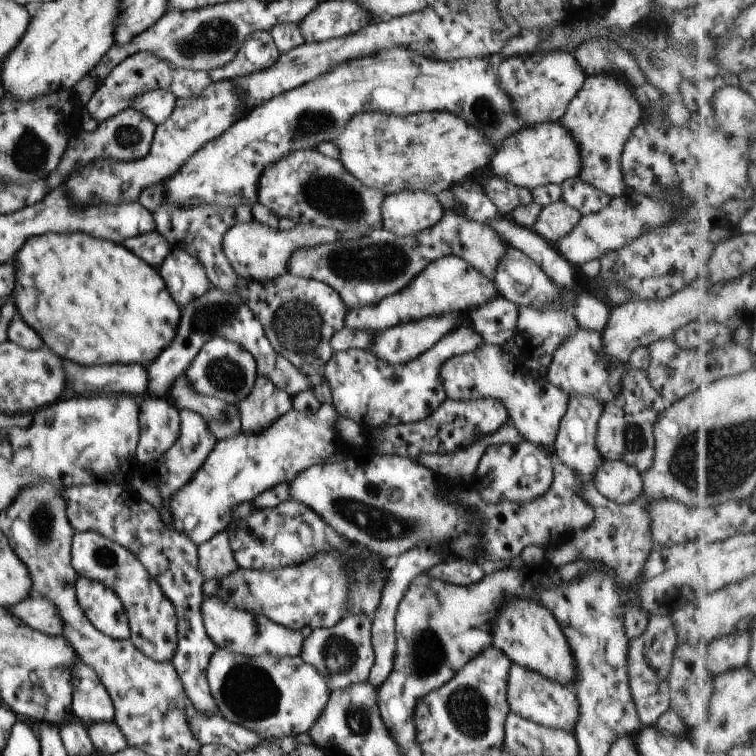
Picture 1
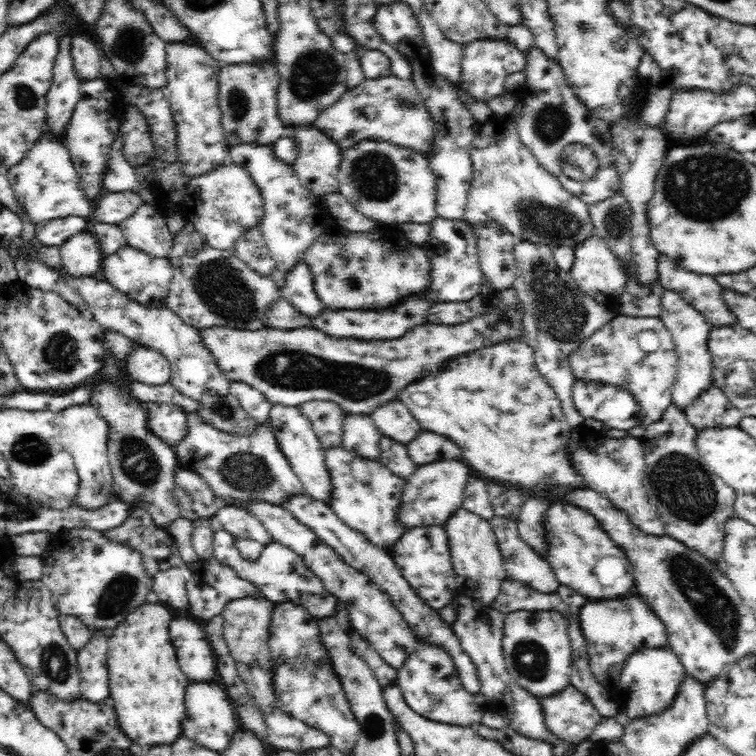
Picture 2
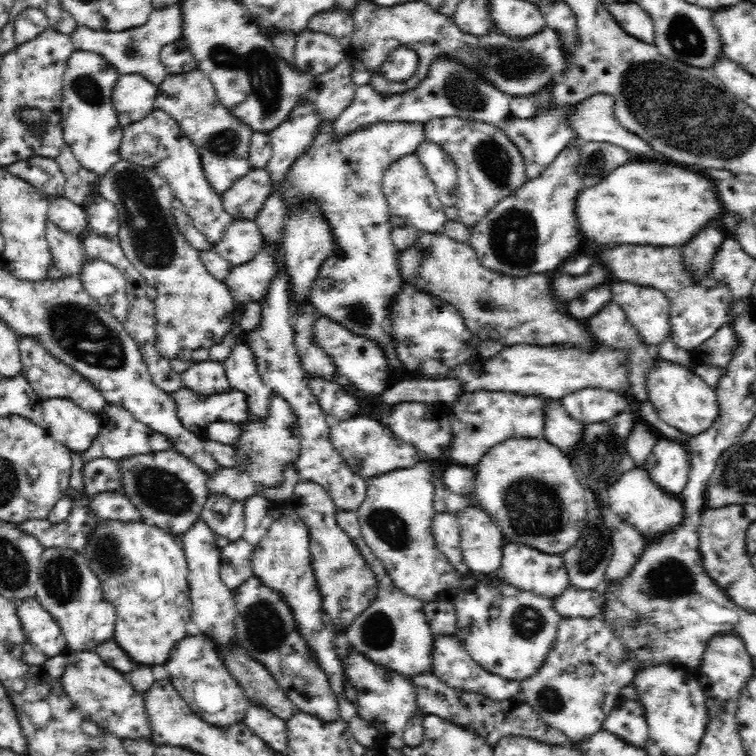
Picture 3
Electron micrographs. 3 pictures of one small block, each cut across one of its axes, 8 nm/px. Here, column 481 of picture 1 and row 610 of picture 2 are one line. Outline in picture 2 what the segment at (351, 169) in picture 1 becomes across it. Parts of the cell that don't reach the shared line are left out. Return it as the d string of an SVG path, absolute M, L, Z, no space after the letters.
M149 601L144 606L138 606L137 610L134 610L131 614L128 614L122 622L116 627L111 629L110 640L108 640L108 672L110 672L110 698L114 700L114 710L116 710L116 716L118 718L118 724L120 730L132 741L140 746L147 746L149 749L154 746L171 746L178 738L182 737L184 731L182 731L182 722L184 722L184 694L188 687L188 678L182 674L178 662L176 662L176 651L172 646L172 641L169 635L168 625L172 616L170 612L162 606L159 601Z

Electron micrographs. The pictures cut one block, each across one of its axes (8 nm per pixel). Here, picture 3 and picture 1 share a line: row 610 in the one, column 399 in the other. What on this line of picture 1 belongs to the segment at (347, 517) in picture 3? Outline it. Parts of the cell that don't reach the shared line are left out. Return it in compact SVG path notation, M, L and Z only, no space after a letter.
M456 327L445 334L429 350L403 366L387 366L365 349L333 352L325 362L322 377L331 390L331 405L339 417L347 418L363 431L377 421L379 425L408 424L423 420L443 402L445 390L441 386L439 368L451 356L479 348L484 341L470 327Z

